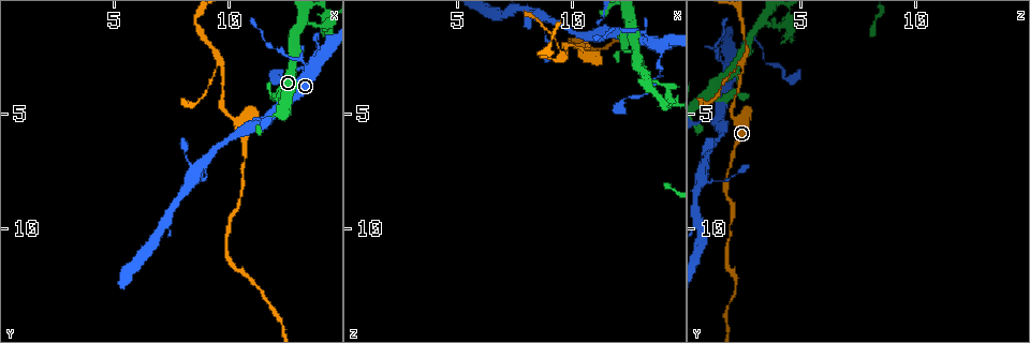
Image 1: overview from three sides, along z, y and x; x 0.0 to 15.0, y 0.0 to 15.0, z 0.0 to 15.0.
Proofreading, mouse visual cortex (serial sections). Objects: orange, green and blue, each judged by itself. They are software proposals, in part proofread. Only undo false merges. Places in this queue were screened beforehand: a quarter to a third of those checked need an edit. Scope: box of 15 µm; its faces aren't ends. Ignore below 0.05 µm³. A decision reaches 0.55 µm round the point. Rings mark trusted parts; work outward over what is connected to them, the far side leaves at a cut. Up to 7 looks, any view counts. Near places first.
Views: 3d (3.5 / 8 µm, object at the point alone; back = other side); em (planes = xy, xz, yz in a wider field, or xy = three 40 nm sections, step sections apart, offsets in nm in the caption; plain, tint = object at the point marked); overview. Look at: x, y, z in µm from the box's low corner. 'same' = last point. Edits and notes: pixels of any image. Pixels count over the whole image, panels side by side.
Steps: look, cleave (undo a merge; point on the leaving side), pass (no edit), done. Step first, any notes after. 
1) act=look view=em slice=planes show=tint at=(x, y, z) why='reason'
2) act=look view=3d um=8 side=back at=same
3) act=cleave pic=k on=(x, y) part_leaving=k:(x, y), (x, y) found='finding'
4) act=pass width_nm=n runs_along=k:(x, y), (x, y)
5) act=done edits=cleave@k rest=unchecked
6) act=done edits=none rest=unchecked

act=look view=3d um=3.5 at=(9.6, 2.9, 2.5) why='branch point'

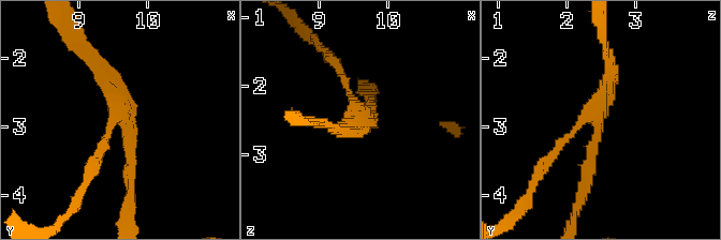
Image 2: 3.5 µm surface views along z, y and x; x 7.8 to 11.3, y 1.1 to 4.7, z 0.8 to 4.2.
act=look view=em slice=xy step=1 show=tint at=(9.60, 2.80, 2.40) arms=3 arm_widths_nm=100,200,200 why='shape alone is not enough'

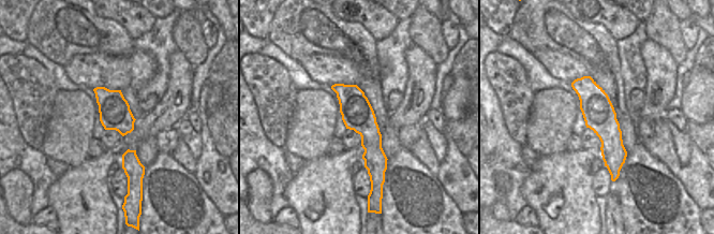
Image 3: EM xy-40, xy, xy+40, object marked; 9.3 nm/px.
act=pass runs_along=3:(585, 78), (611, 137), (612, 171) found='continuous, no second cell'

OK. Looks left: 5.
act=look view=3d um=3.5 side=back at=(13.1, 2.7, 1.6) why='thick turns thin'

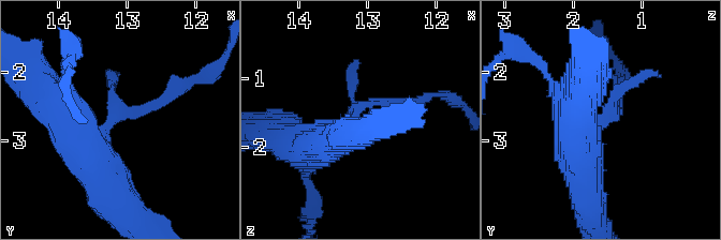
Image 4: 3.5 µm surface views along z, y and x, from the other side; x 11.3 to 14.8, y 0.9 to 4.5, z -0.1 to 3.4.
act=look view=em slice=xy step=1 show=tint at=(13.15, 2.70, 1.55)

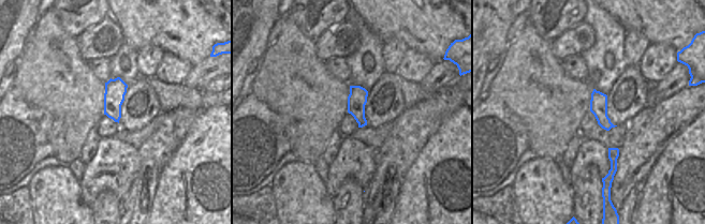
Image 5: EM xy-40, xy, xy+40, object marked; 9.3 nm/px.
act=look view=em slice=planes show=tint at=same why='another direction'

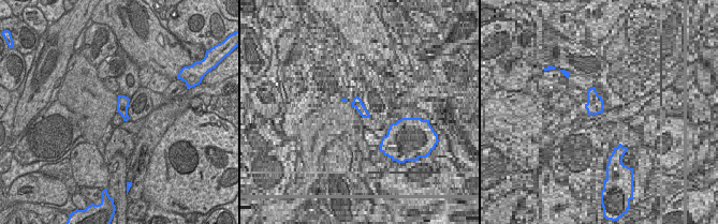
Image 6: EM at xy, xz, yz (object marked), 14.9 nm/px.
act=pass runs_along=4:(91, 160), (82, 140), (174, 91) found='one cell here'

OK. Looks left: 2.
act=done edits=none rest=unchecked

